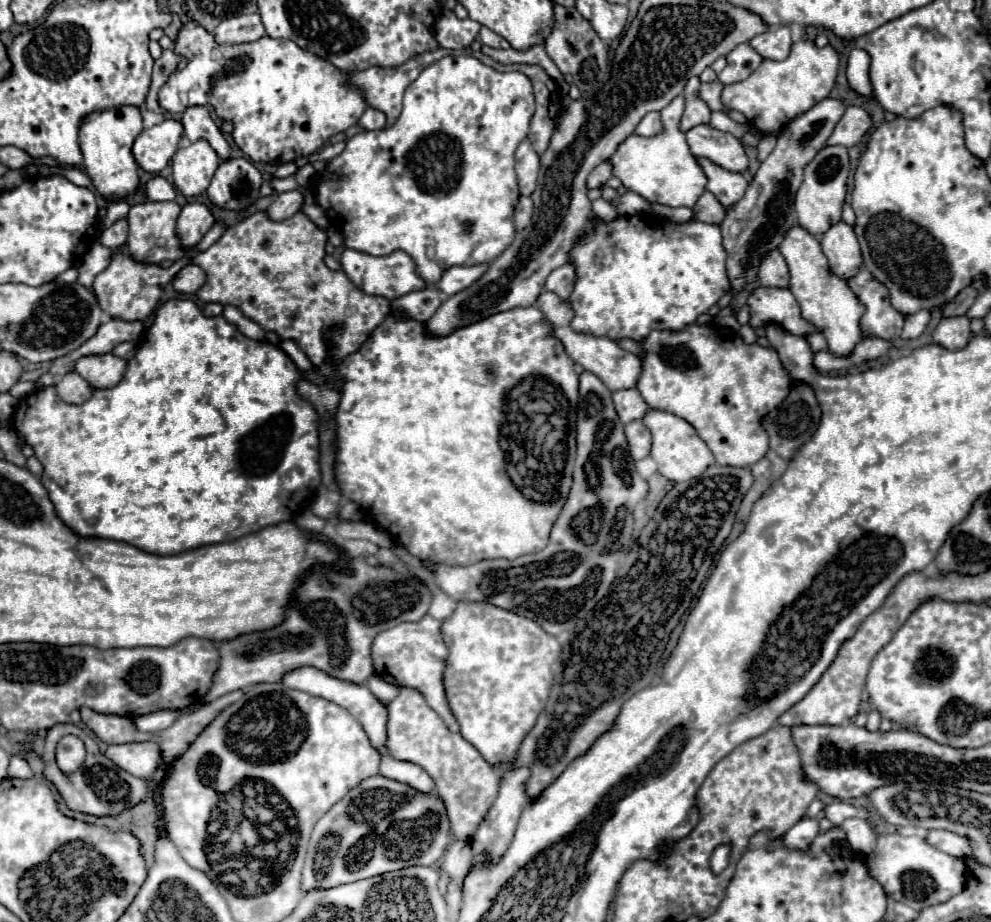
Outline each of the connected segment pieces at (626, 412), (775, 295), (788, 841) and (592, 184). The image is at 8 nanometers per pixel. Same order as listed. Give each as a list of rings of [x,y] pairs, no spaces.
[[[635,388],[613,392],[613,404],[615,404],[619,420],[623,420],[623,424],[641,420],[643,414],[649,410],[649,406],[645,404],[645,400],[641,398],[641,394]]]
[[[757,288],[749,296],[747,304],[751,308],[751,320],[749,320],[751,326],[761,326],[763,322],[775,322],[783,330],[801,338],[809,338],[811,334],[819,332],[815,324],[803,320],[799,302],[795,300],[789,288]]]
[[[803,818],[801,822],[797,822],[781,840],[781,844],[785,848],[795,848],[795,850],[801,850],[801,852],[807,852],[807,848],[811,848],[815,836],[817,836],[817,830],[819,830],[819,822],[817,820],[807,820]]]
[[[603,162],[603,164],[599,164],[599,166],[591,172],[591,176],[587,178],[587,188],[601,188],[609,178],[611,178],[611,166]]]

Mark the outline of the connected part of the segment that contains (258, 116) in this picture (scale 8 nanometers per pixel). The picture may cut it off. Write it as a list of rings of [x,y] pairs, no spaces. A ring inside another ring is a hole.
[[[191,20],[181,26],[173,50],[187,60],[187,66],[179,74],[171,74],[167,84],[161,88],[161,106],[173,114],[191,106],[211,106],[221,120],[233,120],[235,130],[231,136],[243,154],[247,154],[255,164],[285,164],[311,156],[327,142],[327,138],[355,126],[367,108],[363,90],[351,82],[351,72],[343,72],[333,64],[327,64],[327,60],[299,48],[293,40],[263,36],[255,42],[223,46],[215,44],[213,32],[203,28],[197,20]]]

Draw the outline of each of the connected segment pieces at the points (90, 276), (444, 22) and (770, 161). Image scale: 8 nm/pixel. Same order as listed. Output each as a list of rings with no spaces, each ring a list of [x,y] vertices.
[[[95,242],[95,244],[83,254],[83,258],[81,258],[79,264],[77,264],[77,272],[79,272],[77,282],[83,284],[89,292],[93,292],[91,284],[93,284],[95,276],[97,276],[101,270],[107,268],[109,258],[111,258],[111,250],[105,248],[105,246],[101,246],[99,242]]]
[[[443,10],[441,16],[435,22],[435,40],[439,44],[439,48],[447,48],[447,50],[461,50],[467,48],[479,34],[481,24],[465,18],[459,20],[451,10]]]
[[[825,98],[811,110],[807,110],[801,118],[791,122],[791,126],[783,130],[783,134],[777,138],[775,150],[759,166],[745,196],[727,210],[727,216],[721,224],[721,232],[723,232],[723,246],[727,250],[727,276],[733,292],[741,288],[753,292],[759,286],[757,270],[761,258],[769,250],[779,248],[781,240],[785,238],[785,232],[797,224],[793,200],[803,180],[803,168],[825,146],[827,138],[831,136],[843,112],[845,106],[841,100]]]

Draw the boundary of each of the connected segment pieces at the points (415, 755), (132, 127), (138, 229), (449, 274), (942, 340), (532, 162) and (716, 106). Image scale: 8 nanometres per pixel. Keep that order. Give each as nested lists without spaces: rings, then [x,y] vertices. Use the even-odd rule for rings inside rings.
[[[401,688],[399,696],[387,706],[385,732],[387,754],[395,760],[413,762],[421,766],[435,780],[437,794],[447,808],[451,836],[455,840],[467,842],[499,792],[499,774],[461,734],[453,734],[447,730],[445,722],[437,716],[437,712],[431,710],[423,696],[413,688]]]
[[[135,106],[107,108],[103,112],[91,112],[83,118],[79,128],[79,146],[83,154],[83,166],[95,188],[103,196],[131,194],[139,186],[139,166],[131,154],[135,136],[143,130],[141,110]]]
[[[143,202],[143,204],[131,206],[127,248],[135,260],[159,264],[161,260],[181,260],[189,252],[189,248],[183,248],[177,234],[179,212],[181,212],[181,206],[177,202]]]
[[[473,264],[473,266],[453,266],[447,268],[443,272],[443,278],[437,282],[439,290],[447,296],[453,296],[465,288],[469,288],[475,280],[479,280],[479,276],[483,276],[483,272],[487,272],[489,264]]]
[[[965,316],[943,318],[933,332],[933,342],[951,350],[963,348],[969,342],[969,338],[971,338],[971,328],[969,328],[969,318]]]
[[[527,138],[515,150],[515,172],[519,178],[521,196],[529,196],[535,188],[535,178],[539,172],[539,156],[531,148],[531,142]]]
[[[719,80],[701,84],[701,98],[703,98],[705,102],[711,102],[711,110],[723,110],[721,100],[719,100],[721,90],[723,90],[723,84],[719,84]]]

